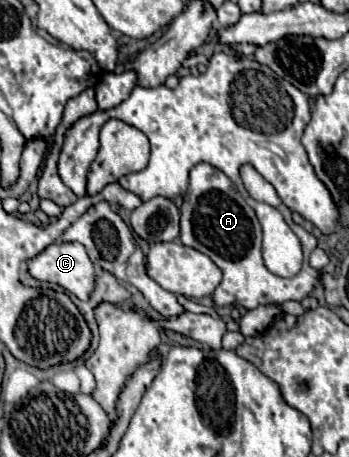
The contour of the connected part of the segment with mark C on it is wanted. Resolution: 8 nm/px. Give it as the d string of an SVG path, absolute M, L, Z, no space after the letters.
M54 242L28 260L28 272L36 280L54 282L88 300L94 288L94 268L86 248L78 242Z

